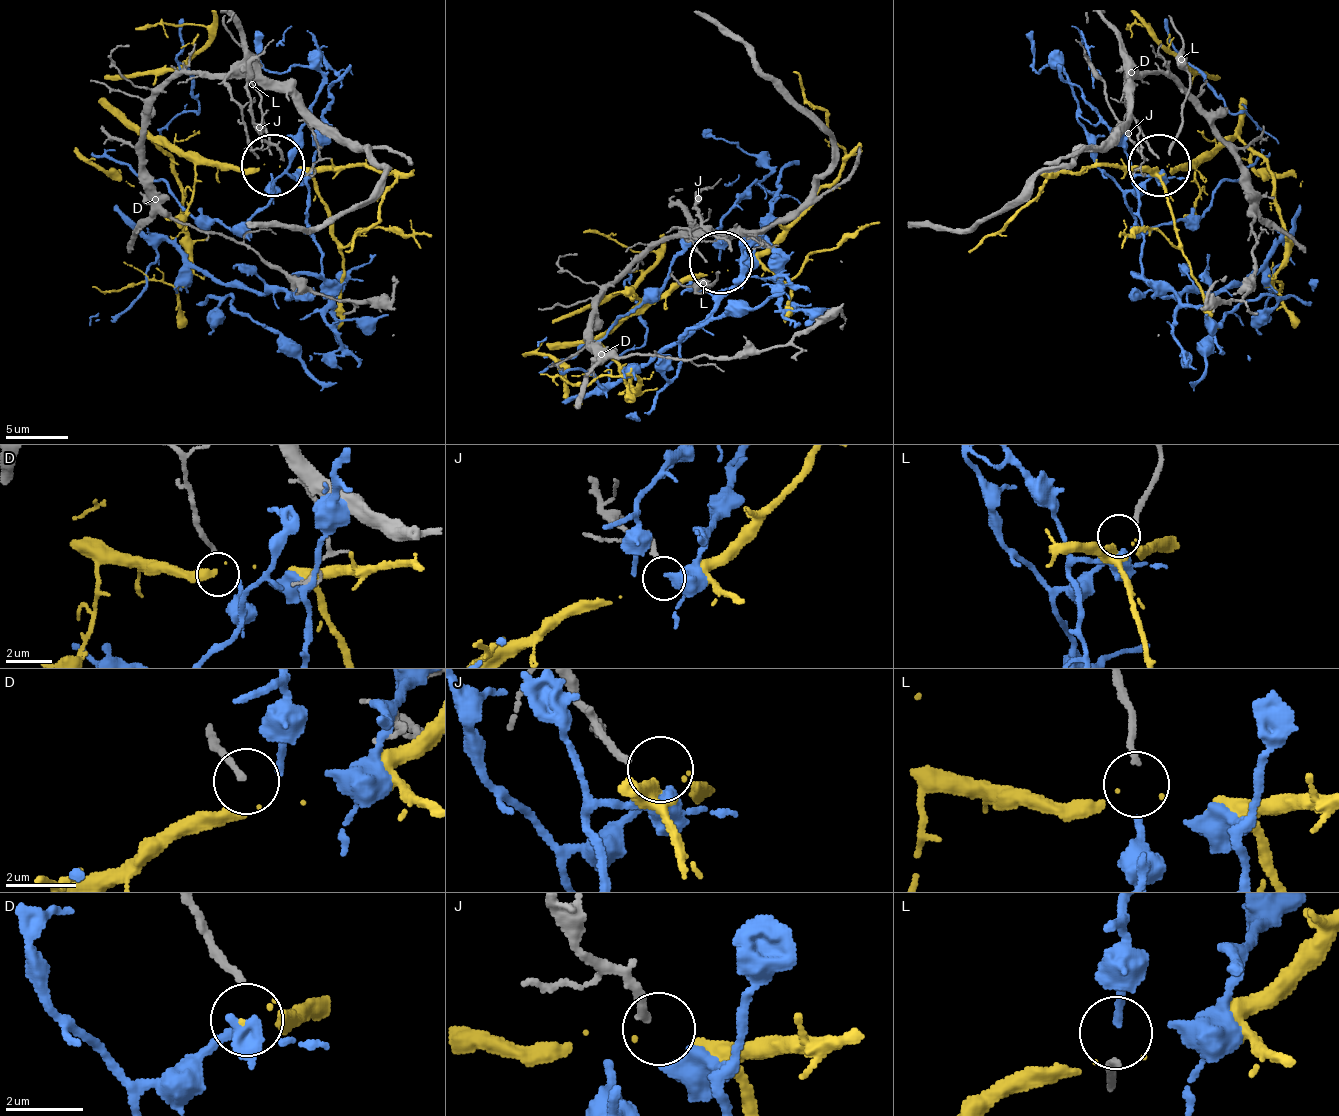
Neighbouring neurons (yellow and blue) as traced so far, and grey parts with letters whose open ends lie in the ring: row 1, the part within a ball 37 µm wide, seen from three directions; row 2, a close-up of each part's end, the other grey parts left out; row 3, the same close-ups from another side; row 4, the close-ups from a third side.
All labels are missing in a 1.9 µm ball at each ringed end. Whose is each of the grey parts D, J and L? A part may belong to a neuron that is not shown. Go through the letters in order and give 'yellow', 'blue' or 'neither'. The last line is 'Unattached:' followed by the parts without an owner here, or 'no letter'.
D: neither
J: yellow
L: blue
Unattached: D

